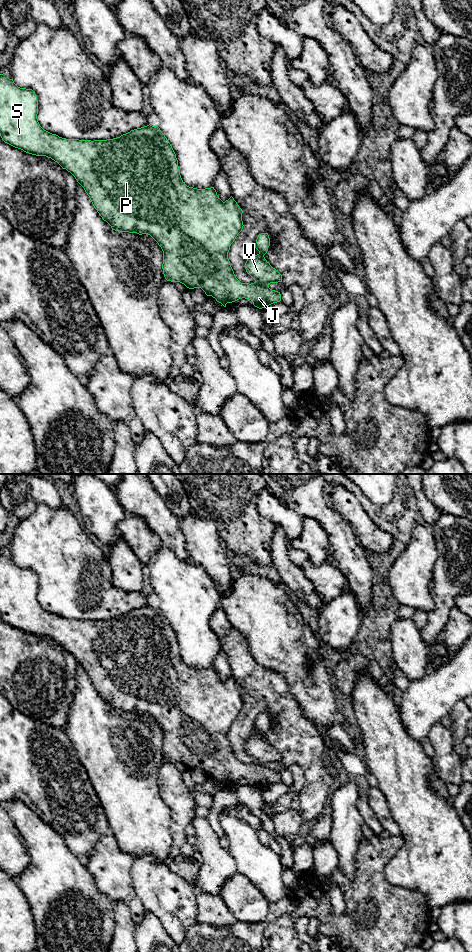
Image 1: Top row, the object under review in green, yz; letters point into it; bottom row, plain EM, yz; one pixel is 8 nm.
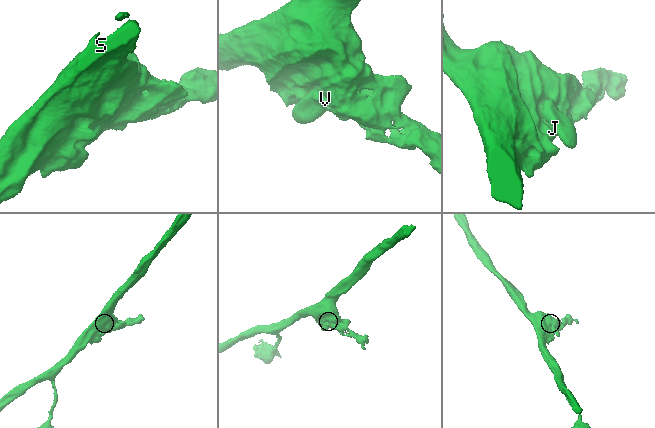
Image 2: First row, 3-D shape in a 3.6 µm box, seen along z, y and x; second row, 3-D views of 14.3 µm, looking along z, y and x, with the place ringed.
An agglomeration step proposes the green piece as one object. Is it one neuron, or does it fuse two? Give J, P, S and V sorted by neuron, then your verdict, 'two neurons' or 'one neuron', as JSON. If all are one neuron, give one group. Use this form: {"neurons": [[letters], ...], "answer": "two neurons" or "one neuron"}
{"neurons": [["J", "P", "S", "V"]], "answer": "one neuron"}

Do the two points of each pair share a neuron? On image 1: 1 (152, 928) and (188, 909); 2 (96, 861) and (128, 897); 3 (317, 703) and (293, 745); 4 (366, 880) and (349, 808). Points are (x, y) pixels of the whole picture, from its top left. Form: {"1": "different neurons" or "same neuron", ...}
{"1": "different neurons", "2": "same neuron", "3": "different neurons", "4": "different neurons"}

